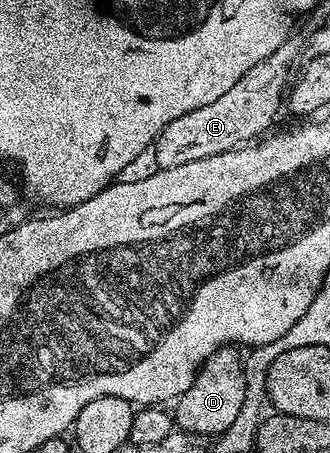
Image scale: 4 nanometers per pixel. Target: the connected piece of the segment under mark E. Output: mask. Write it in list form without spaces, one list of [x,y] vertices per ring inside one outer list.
[[[294,40],[281,43],[277,52],[261,60],[261,64],[253,64],[253,68],[249,68],[249,72],[245,72],[245,76],[241,76],[241,80],[237,80],[225,96],[213,100],[213,104],[193,108],[193,112],[185,112],[185,116],[177,116],[177,120],[165,124],[153,143],[154,165],[161,170],[177,168],[193,160],[205,160],[221,152],[238,150],[240,146],[254,143],[260,136],[266,135],[279,114],[279,106],[281,110],[284,105],[285,89],[292,77],[299,50],[301,54],[300,43],[298,46]]]

